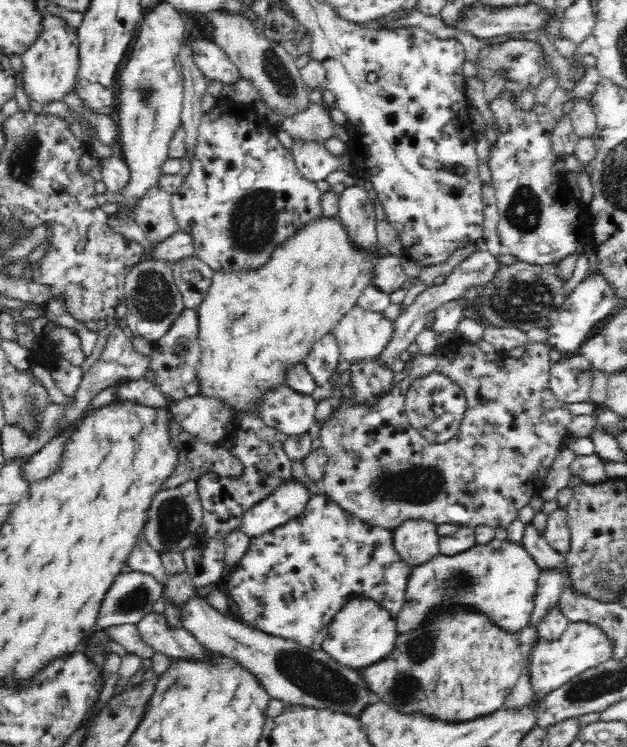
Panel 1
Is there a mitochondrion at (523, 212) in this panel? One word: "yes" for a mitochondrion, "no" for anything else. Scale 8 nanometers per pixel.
yes

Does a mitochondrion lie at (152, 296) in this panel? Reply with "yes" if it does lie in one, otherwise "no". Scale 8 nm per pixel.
yes

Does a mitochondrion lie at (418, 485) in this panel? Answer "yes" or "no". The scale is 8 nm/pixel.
yes

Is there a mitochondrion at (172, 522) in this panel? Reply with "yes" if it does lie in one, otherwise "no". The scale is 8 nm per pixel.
yes

